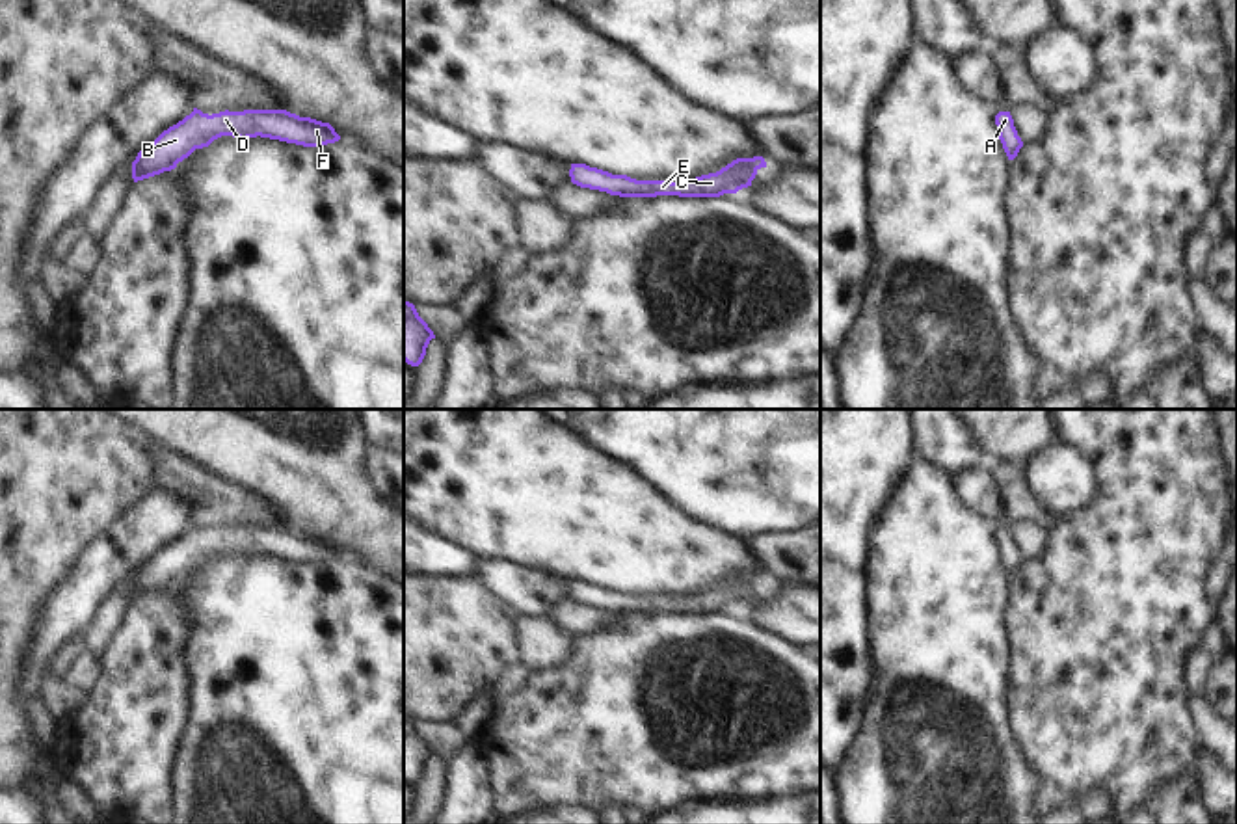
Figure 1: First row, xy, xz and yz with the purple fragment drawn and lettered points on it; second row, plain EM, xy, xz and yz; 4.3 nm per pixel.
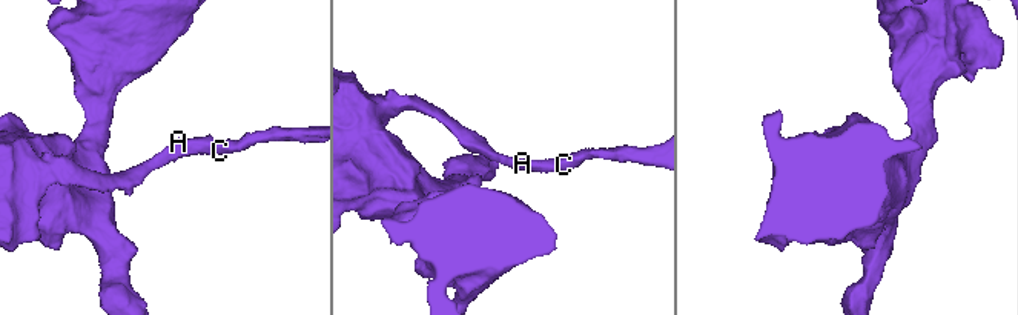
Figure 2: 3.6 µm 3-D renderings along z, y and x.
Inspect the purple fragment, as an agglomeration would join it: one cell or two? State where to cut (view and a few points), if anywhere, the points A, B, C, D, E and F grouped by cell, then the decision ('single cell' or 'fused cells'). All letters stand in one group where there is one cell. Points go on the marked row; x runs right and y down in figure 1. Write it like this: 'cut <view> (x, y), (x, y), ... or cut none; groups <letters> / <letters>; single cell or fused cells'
cut none; groups A B C D E F; single cell

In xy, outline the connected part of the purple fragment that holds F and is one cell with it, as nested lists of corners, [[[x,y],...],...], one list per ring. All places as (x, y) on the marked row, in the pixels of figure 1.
[[[193,108],[190,115],[138,153],[132,162],[134,182],[175,169],[195,149],[208,147],[221,136],[240,140],[260,136],[303,147],[322,147],[340,140],[329,123],[299,117],[286,110],[225,110],[208,115]]]

